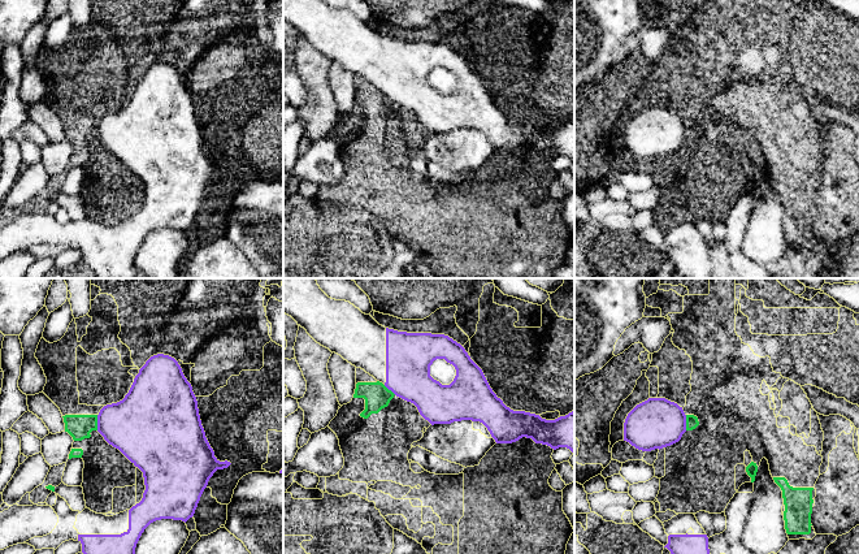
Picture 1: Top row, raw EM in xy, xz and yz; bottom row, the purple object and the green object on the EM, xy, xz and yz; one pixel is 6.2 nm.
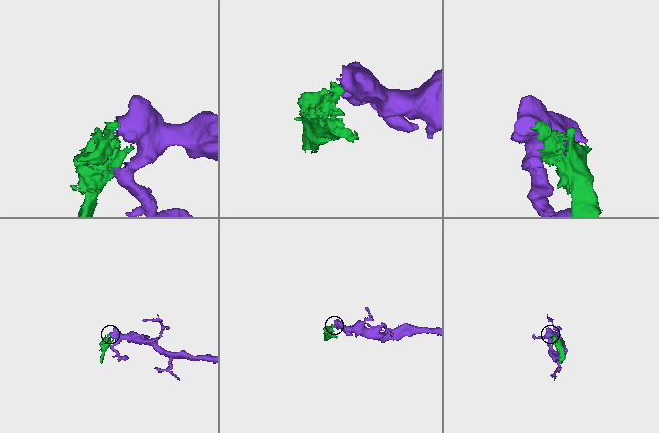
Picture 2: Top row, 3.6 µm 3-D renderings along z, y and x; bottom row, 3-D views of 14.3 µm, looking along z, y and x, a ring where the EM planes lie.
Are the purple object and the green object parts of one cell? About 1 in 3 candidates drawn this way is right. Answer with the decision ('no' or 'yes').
no

